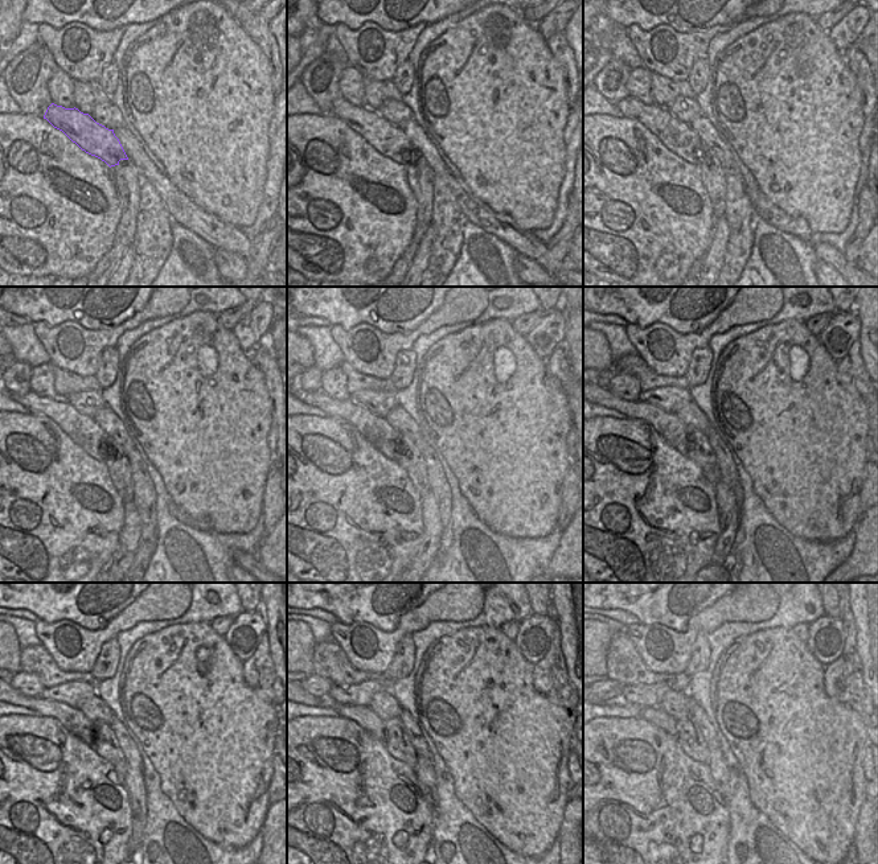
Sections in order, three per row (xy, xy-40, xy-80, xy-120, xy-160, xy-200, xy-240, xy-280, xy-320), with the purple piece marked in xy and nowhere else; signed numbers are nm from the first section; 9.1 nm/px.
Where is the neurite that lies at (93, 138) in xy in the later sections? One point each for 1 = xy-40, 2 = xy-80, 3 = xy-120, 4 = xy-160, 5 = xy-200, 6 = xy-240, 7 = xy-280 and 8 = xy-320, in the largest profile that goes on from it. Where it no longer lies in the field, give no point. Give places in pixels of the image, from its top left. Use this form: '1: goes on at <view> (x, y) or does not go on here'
1: goes on at xy-40 (390, 140)
2: goes on at xy-80 (677, 136)
3: goes on at xy-120 (83, 431)
4: goes on at xy-160 (377, 431)
5: goes on at xy-200 (672, 430)
6: goes on at xy-240 (74, 720)
7: goes on at xy-280 (361, 715)
8: goes on at xy-320 (657, 716)

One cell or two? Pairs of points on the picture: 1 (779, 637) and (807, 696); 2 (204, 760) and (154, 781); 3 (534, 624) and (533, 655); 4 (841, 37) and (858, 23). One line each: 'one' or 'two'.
1: one
2: two
3: one
4: one

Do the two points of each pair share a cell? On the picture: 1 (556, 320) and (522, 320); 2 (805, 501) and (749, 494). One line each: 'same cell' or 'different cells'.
1: different cells
2: different cells

